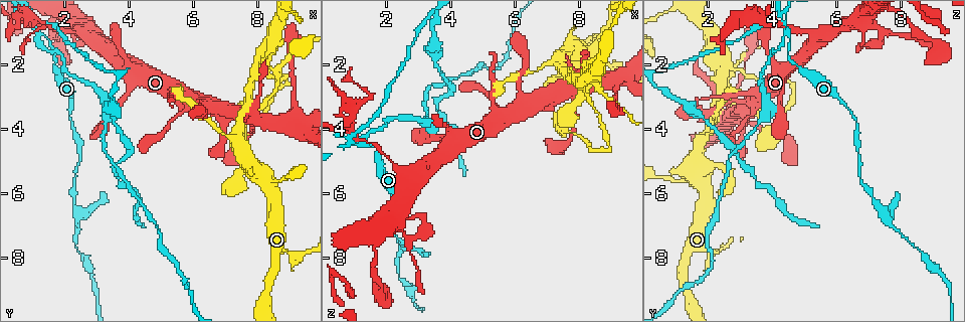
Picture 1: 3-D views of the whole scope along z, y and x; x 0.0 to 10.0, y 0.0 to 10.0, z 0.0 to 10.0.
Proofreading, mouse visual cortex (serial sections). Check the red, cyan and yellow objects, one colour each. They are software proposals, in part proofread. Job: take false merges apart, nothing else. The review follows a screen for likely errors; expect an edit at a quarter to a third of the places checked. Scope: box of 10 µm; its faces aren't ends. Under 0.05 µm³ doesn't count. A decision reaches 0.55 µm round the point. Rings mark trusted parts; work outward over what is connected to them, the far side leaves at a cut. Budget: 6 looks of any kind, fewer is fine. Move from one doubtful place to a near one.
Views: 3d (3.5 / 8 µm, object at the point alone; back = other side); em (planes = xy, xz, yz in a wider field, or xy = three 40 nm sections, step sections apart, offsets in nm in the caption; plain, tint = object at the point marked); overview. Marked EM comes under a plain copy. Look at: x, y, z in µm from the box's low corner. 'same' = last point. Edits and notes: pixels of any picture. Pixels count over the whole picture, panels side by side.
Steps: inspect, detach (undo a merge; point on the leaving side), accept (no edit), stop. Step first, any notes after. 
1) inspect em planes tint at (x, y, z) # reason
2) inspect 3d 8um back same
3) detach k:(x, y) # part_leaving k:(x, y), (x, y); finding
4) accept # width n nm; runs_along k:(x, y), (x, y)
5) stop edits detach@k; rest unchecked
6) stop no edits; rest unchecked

inspect 3d 8um at (7.80, 5.20, 1.90) # sharp bend

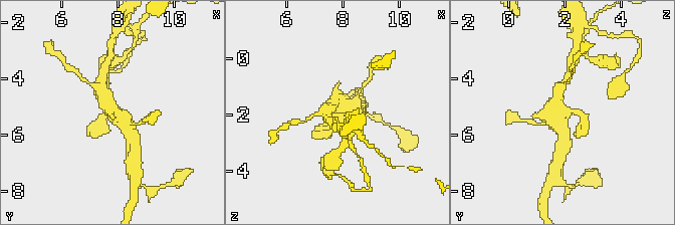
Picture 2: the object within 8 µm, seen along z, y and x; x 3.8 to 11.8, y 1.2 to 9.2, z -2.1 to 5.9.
inspect 3d 3.5um back same

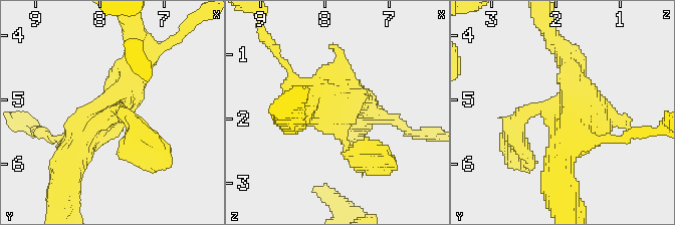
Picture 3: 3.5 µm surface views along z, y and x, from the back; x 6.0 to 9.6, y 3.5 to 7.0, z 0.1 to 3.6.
accept # runs_along 3:(65, 171), (140, 66); all the same cell

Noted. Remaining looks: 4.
inspect 3d 3.5um at (8.10, 2.05, 2.65) # abrupt turn

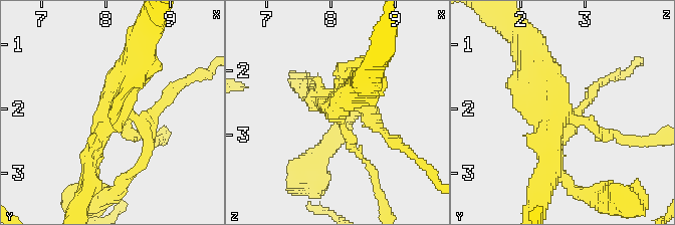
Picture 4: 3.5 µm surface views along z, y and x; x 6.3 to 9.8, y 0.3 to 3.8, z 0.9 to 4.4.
inspect em xy step 5 tint at (8.10, 2.10, 2.60) # need the tissue

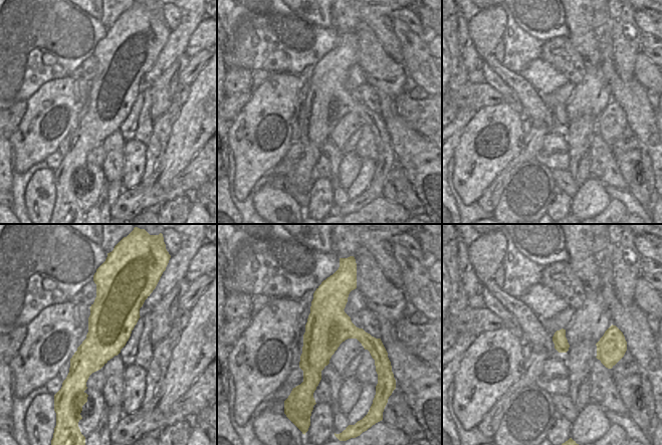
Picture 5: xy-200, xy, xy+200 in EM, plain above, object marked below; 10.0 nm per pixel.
accept # runs_along 4:(89, 173), (98, 133), (139, 59); one cell here

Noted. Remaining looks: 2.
inspect 3d 3.5um at (8.90, 2.60, 4.70)

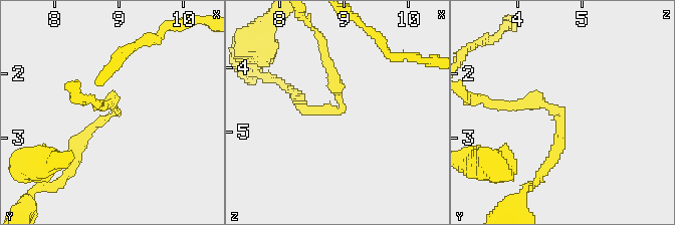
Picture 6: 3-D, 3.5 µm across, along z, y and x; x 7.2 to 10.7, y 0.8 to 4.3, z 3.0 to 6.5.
inspect em xy step 3 tint at (8.85, 2.65, 4.65) # arm_widths 150, 200 nm

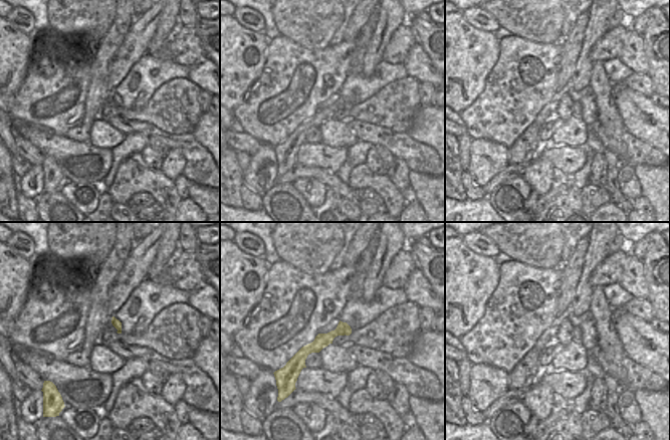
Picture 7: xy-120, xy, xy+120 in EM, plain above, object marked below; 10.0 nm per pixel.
detach 6:(86, 134) # part_leaving 6:(113, 114), (78, 141), (78, 153), (60, 181); two cells meet here

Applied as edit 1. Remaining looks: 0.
stop edits detach@6; rest unchecked

